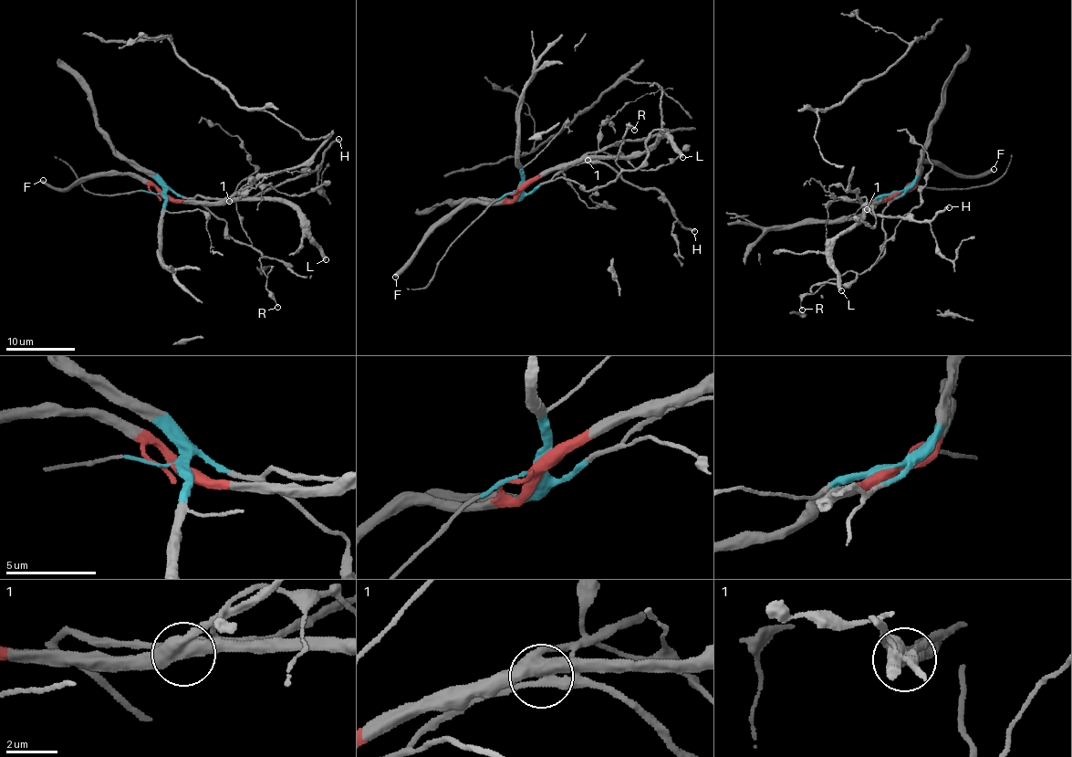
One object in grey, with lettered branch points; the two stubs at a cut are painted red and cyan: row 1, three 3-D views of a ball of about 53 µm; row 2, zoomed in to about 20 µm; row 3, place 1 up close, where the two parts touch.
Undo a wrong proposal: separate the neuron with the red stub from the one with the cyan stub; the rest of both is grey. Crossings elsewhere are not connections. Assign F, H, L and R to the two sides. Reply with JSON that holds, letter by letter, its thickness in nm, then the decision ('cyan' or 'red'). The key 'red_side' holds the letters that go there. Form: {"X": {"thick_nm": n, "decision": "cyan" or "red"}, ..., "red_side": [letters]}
{"F": {"thick_nm": 380, "decision": "red"}, "H": {"thick_nm": 240, "decision": "cyan"}, "L": {"thick_nm": 400, "decision": "red"}, "R": {"thick_nm": 170, "decision": "cyan"}, "red_side": ["F", "L"]}

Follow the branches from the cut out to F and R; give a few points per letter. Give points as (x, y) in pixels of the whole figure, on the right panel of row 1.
F: (899, 192), (919, 174), (921, 160), (934, 161), (967, 176), (990, 173), (993, 169)
R: (899, 192), (883, 212), (884, 251), (876, 262), (827, 279), (806, 294), (803, 310)

